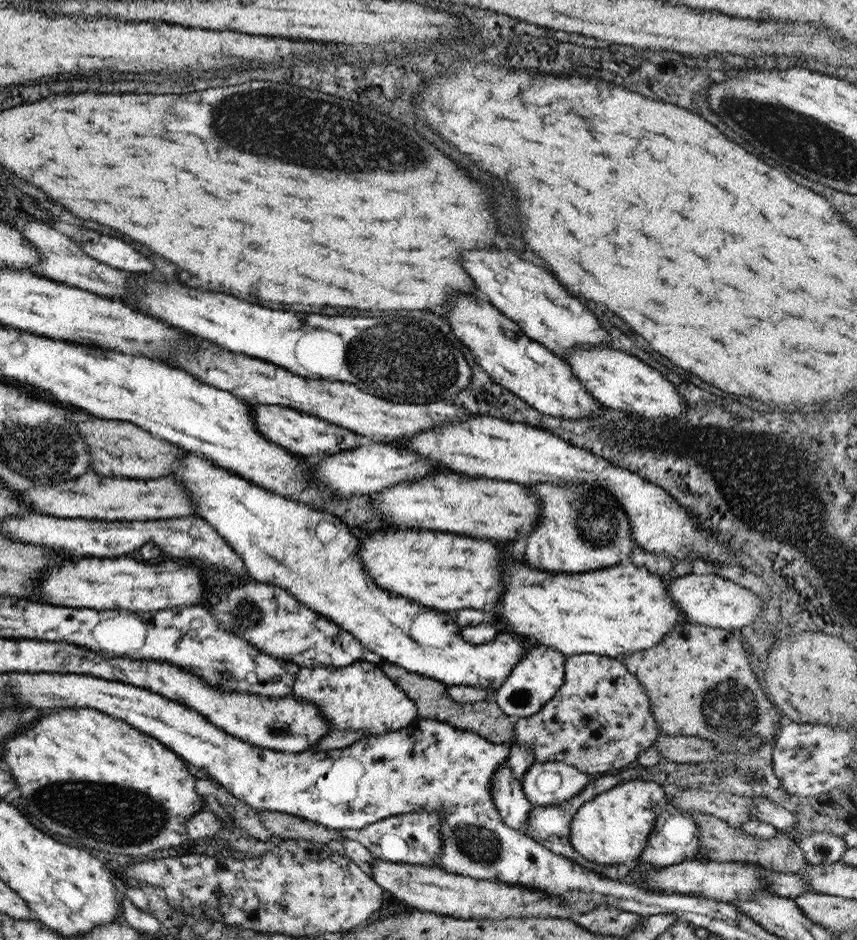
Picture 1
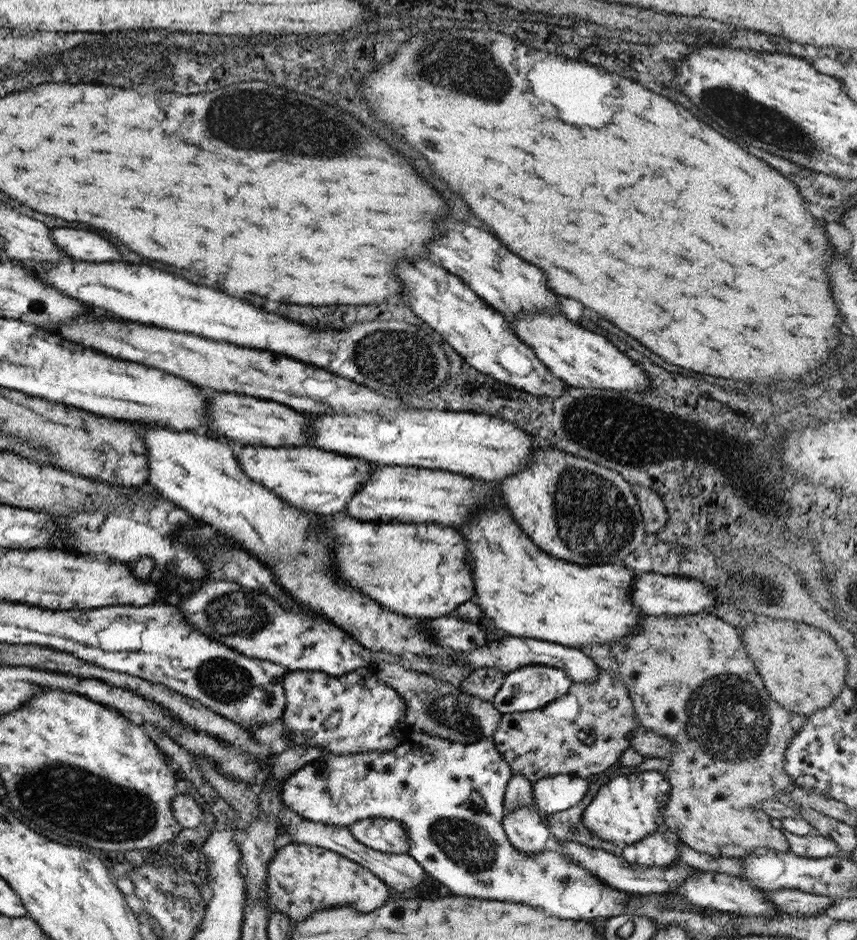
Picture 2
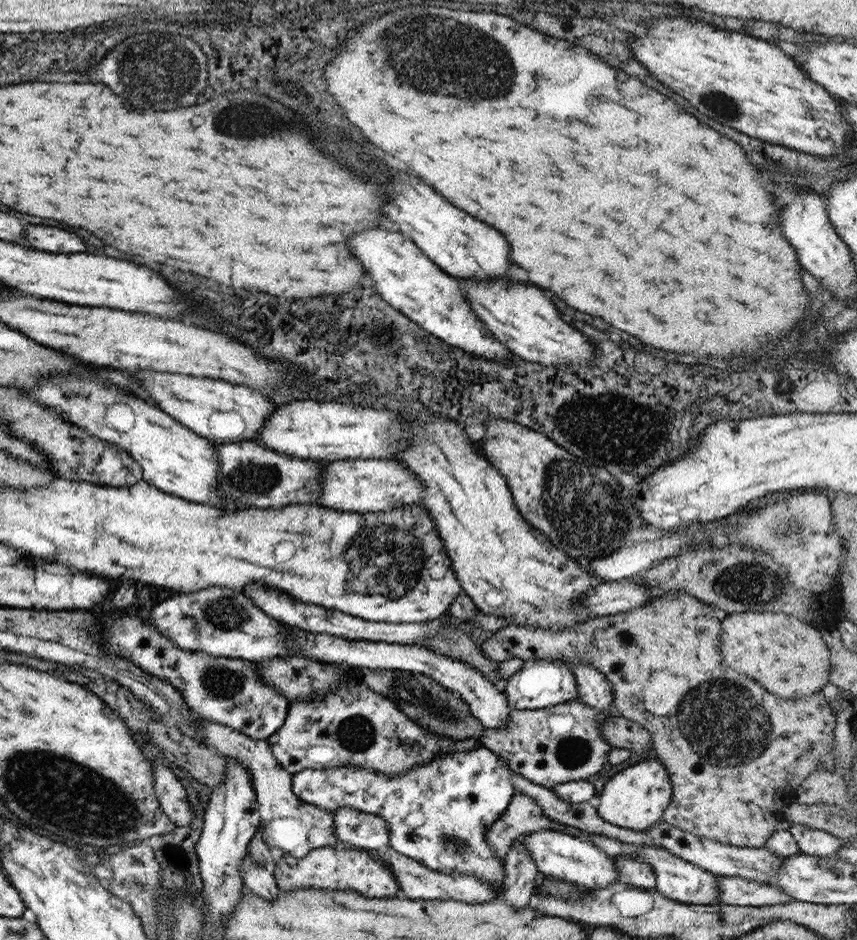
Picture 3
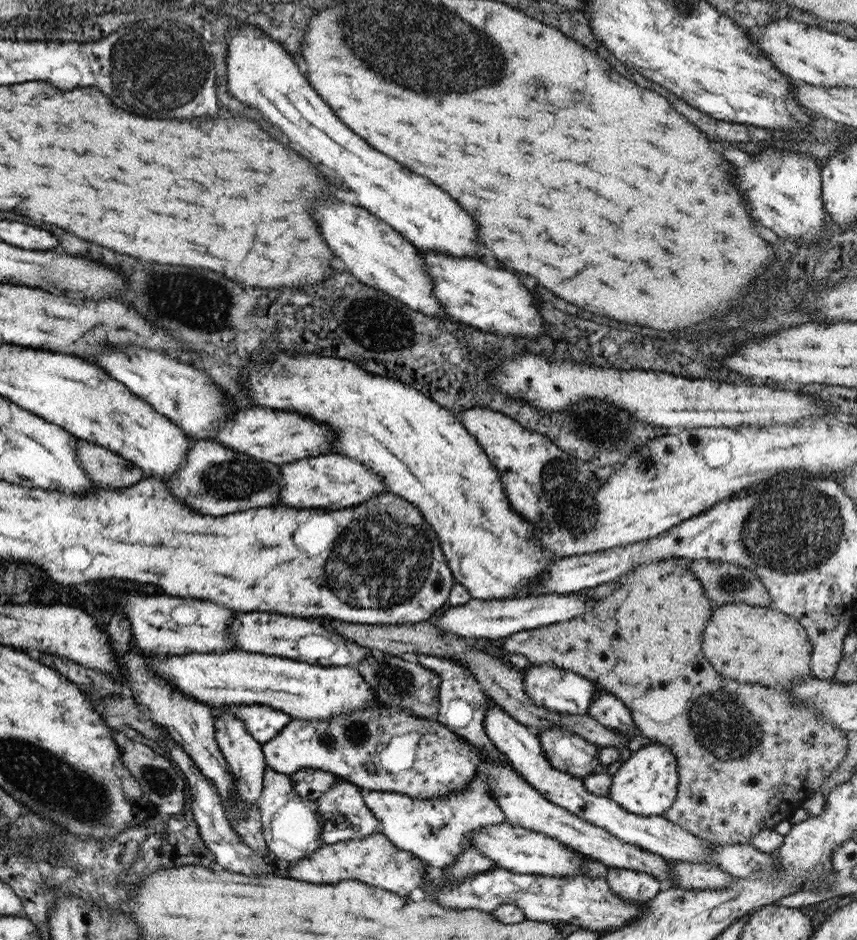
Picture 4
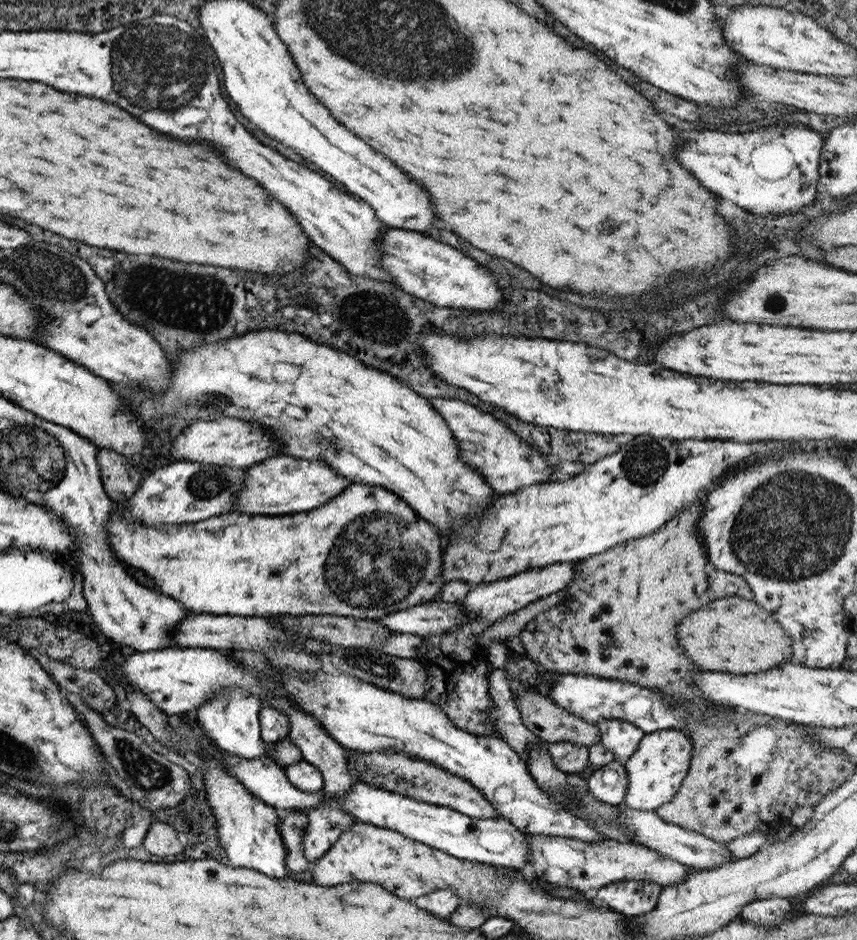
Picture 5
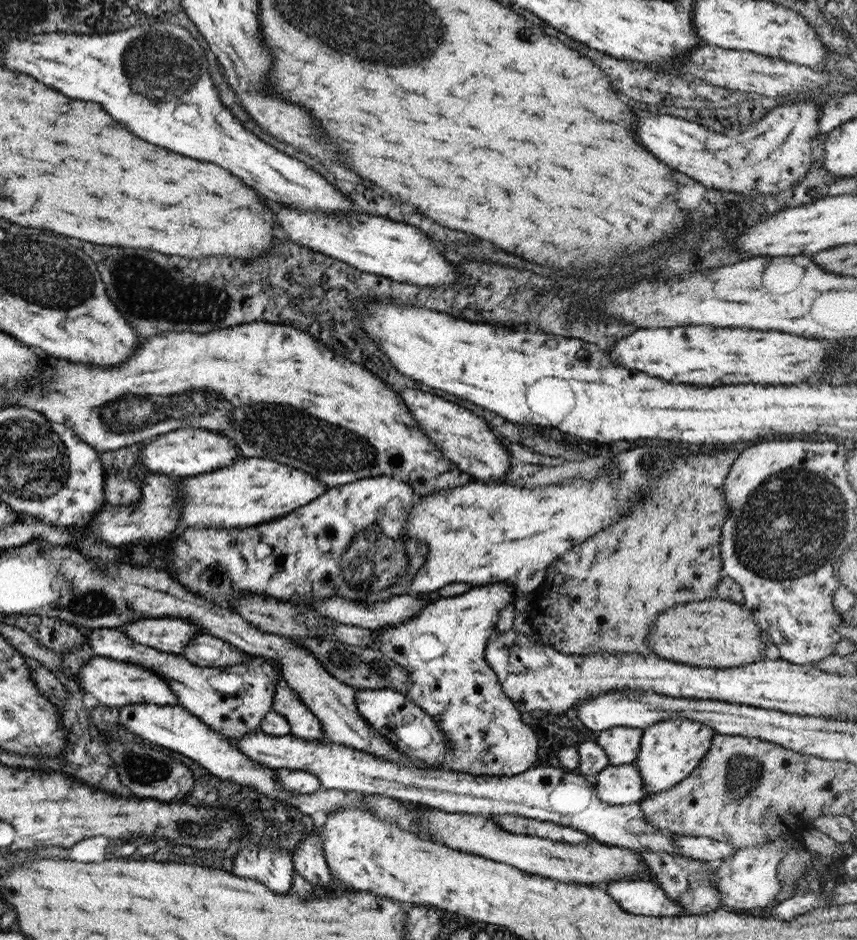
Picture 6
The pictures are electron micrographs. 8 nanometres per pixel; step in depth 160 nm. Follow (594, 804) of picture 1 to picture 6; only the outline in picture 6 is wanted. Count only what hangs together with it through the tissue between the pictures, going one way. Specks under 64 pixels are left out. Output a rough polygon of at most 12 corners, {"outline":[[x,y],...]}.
{"outline":[[669,718],[642,730],[633,764],[646,796],[699,764],[710,726]]}

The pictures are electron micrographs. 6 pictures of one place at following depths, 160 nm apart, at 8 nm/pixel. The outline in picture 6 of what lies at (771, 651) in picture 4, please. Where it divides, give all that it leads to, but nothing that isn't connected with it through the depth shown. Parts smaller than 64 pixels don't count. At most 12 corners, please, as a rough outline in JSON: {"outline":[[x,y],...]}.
{"outline":[[719,598],[660,612],[651,652],[735,667],[764,656],[760,627]]}

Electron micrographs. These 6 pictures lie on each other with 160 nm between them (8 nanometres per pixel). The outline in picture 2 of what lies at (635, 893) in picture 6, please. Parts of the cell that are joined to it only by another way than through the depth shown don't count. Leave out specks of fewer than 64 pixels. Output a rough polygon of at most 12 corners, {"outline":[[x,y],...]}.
{"outline":[[661,825],[620,856],[632,865],[678,862],[682,838]]}

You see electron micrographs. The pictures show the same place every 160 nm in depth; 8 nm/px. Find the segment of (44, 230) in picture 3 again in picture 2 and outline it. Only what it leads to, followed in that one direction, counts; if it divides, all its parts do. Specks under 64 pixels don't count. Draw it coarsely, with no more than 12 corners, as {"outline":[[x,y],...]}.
{"outline":[[57,228],[51,240],[75,260],[119,260],[91,232]]}

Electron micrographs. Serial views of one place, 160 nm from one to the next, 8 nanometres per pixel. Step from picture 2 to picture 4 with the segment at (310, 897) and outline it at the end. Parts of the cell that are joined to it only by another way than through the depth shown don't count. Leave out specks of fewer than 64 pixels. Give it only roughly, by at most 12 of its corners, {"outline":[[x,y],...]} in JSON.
{"outline":[[380,831],[321,844],[286,868],[316,885],[355,880],[405,897],[426,862]]}

